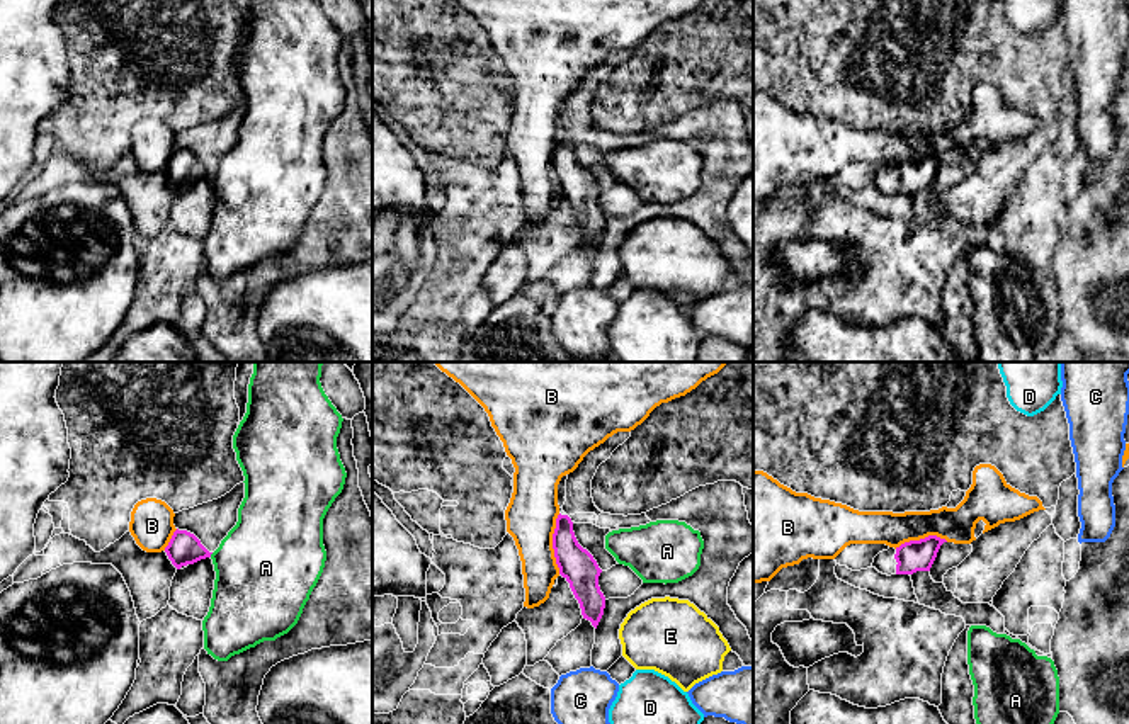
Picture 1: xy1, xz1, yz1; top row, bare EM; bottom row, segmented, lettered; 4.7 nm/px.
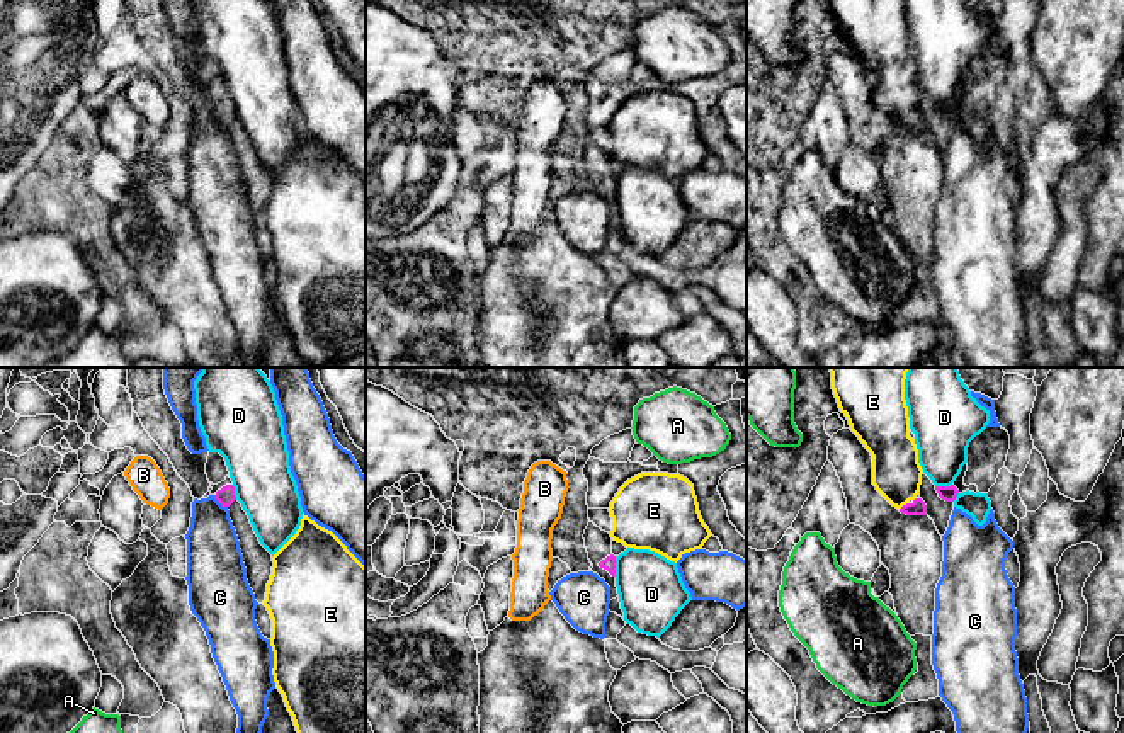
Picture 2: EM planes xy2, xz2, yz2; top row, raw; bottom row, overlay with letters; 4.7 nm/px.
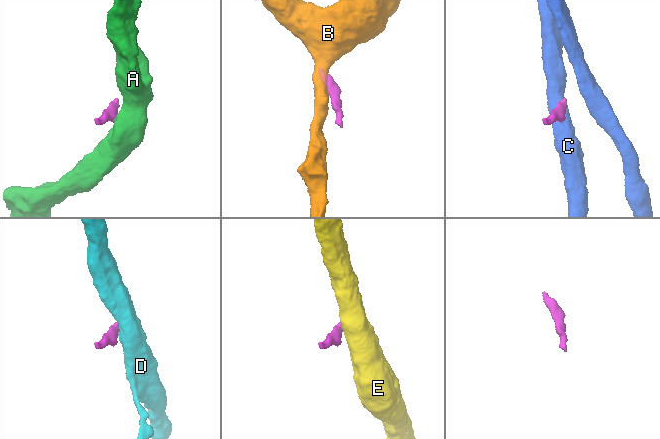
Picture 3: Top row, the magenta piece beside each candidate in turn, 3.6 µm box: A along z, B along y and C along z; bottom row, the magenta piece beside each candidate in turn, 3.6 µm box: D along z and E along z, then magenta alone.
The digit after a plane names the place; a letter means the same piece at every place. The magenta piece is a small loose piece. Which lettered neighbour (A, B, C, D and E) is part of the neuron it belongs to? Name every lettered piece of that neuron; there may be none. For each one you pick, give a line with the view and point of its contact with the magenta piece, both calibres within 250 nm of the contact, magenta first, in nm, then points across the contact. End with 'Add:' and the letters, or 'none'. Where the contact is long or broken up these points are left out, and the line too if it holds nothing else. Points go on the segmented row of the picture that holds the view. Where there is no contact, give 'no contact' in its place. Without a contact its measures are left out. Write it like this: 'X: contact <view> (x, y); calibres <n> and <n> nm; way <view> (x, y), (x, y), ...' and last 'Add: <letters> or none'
Add: none

